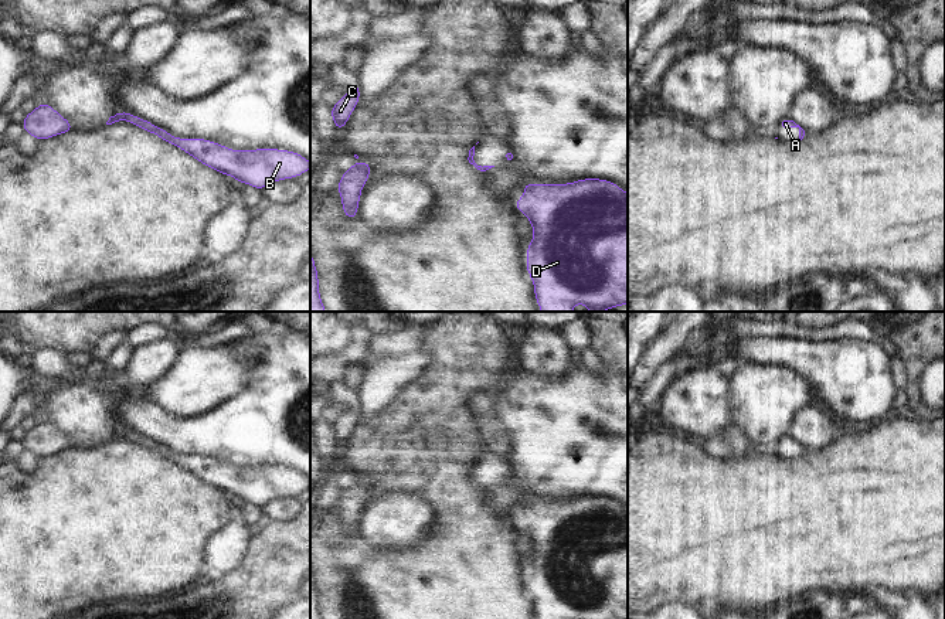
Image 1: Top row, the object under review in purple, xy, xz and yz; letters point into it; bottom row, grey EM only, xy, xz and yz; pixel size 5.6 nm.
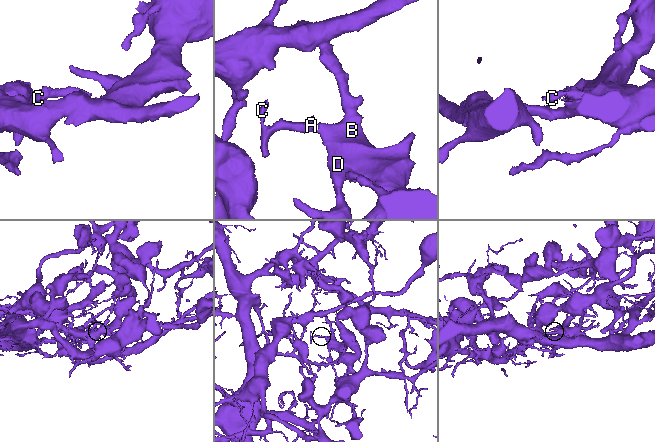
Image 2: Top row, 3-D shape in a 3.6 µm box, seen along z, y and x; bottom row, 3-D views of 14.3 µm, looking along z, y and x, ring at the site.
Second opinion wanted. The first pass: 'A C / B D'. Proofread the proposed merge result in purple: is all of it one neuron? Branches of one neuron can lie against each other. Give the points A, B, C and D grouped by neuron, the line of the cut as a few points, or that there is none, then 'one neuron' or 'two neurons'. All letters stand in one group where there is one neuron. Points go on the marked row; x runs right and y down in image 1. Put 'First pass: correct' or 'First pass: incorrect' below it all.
A B C D; no cut; one neuron
First pass: incorrect

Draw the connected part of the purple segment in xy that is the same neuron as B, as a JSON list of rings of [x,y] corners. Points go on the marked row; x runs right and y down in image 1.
[[[120,110],[111,116],[106,125],[126,120],[139,129],[157,135],[163,142],[177,146],[204,166],[231,176],[242,184],[264,190],[268,184],[286,178],[296,178],[310,170],[310,161],[292,150],[261,147],[254,150],[232,150],[208,139],[174,137],[166,129],[152,122]]]

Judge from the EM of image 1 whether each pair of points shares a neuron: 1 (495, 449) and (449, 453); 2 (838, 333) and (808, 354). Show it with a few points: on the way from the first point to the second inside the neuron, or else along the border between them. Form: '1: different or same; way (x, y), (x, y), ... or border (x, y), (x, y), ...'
1: different; border (472, 418), (478, 429), (479, 458)
2: different; border (794, 340), (862, 340)

